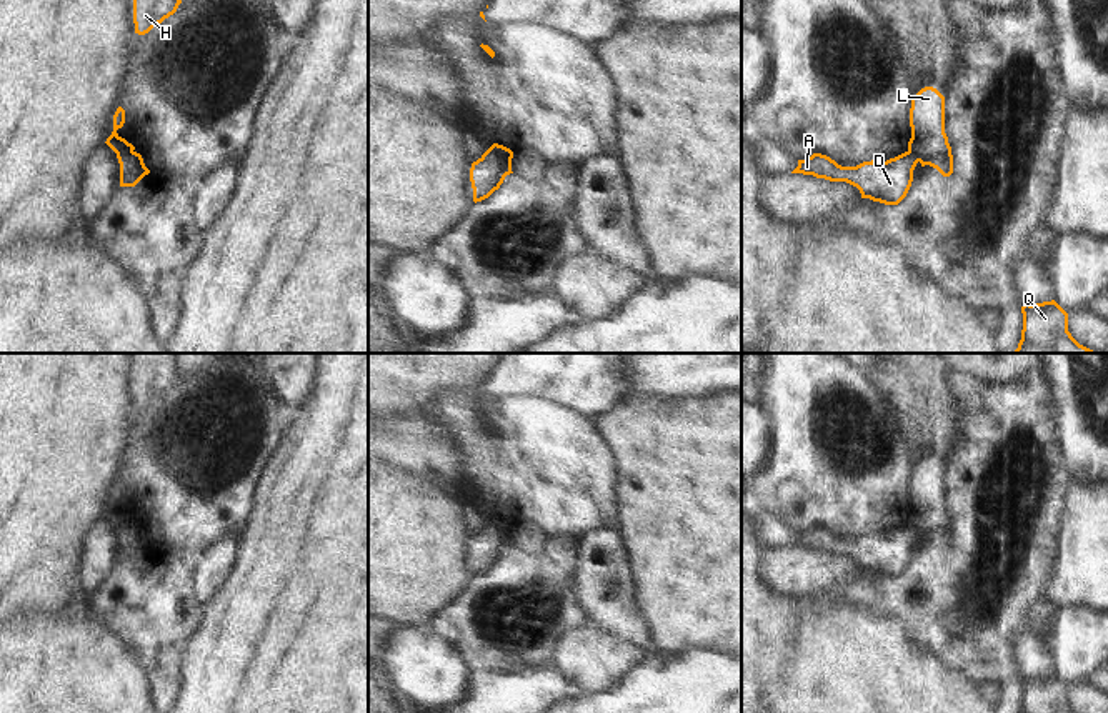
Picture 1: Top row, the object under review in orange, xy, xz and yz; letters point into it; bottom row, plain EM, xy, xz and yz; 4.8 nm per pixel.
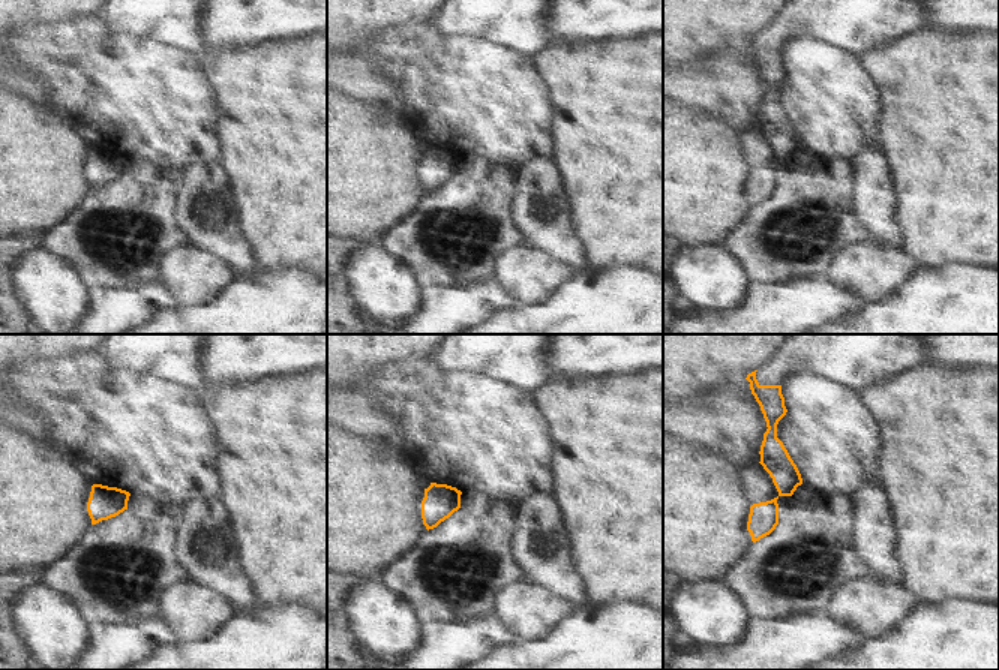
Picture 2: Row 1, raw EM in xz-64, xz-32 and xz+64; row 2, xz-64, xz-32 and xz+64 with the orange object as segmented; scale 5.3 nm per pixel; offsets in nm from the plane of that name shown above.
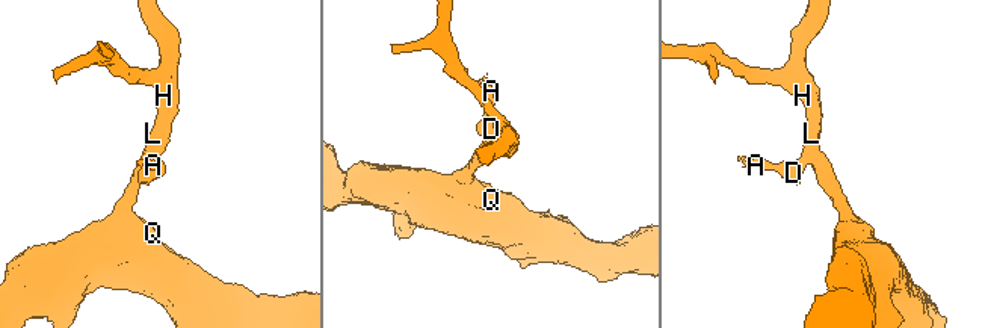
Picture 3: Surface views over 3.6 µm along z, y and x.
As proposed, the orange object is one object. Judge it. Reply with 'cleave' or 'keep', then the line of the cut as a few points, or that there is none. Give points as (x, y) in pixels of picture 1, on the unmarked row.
cleave; cut xy (132, 523), (117, 527)

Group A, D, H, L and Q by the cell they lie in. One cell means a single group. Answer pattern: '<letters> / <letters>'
A D / H L Q

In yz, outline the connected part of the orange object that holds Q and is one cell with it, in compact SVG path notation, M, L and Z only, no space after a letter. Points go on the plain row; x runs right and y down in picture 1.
M1055 675L1021 680L1021 713L1075 713L1068 705L1068 686Z

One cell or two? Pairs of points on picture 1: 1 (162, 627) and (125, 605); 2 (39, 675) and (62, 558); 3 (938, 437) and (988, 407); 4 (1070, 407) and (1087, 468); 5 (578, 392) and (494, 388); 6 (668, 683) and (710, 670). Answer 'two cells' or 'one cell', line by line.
1: one cell
2: two cells
3: two cells
4: one cell
5: one cell
6: one cell

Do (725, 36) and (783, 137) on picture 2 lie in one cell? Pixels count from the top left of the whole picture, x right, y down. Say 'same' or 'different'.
different

